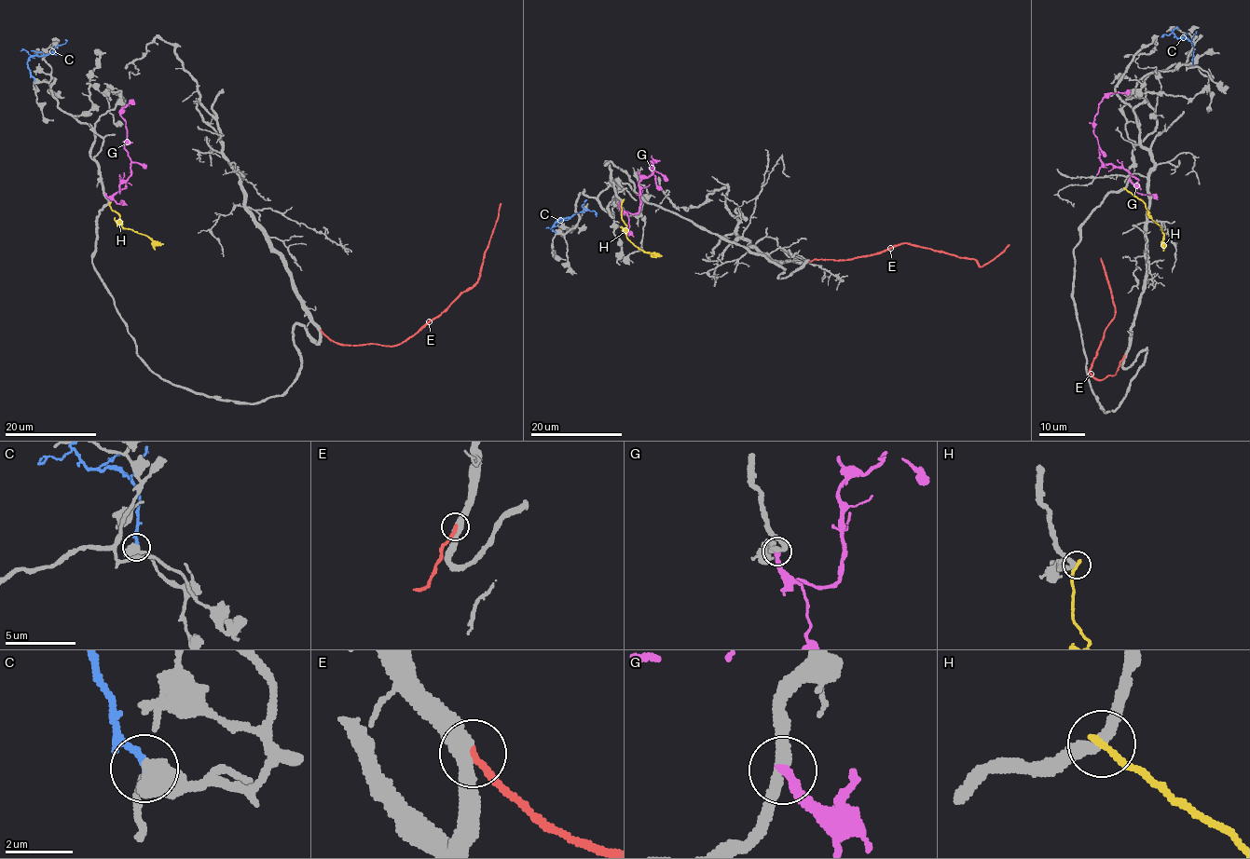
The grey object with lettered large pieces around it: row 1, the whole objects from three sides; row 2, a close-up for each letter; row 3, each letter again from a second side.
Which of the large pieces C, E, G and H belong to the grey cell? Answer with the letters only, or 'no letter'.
E

